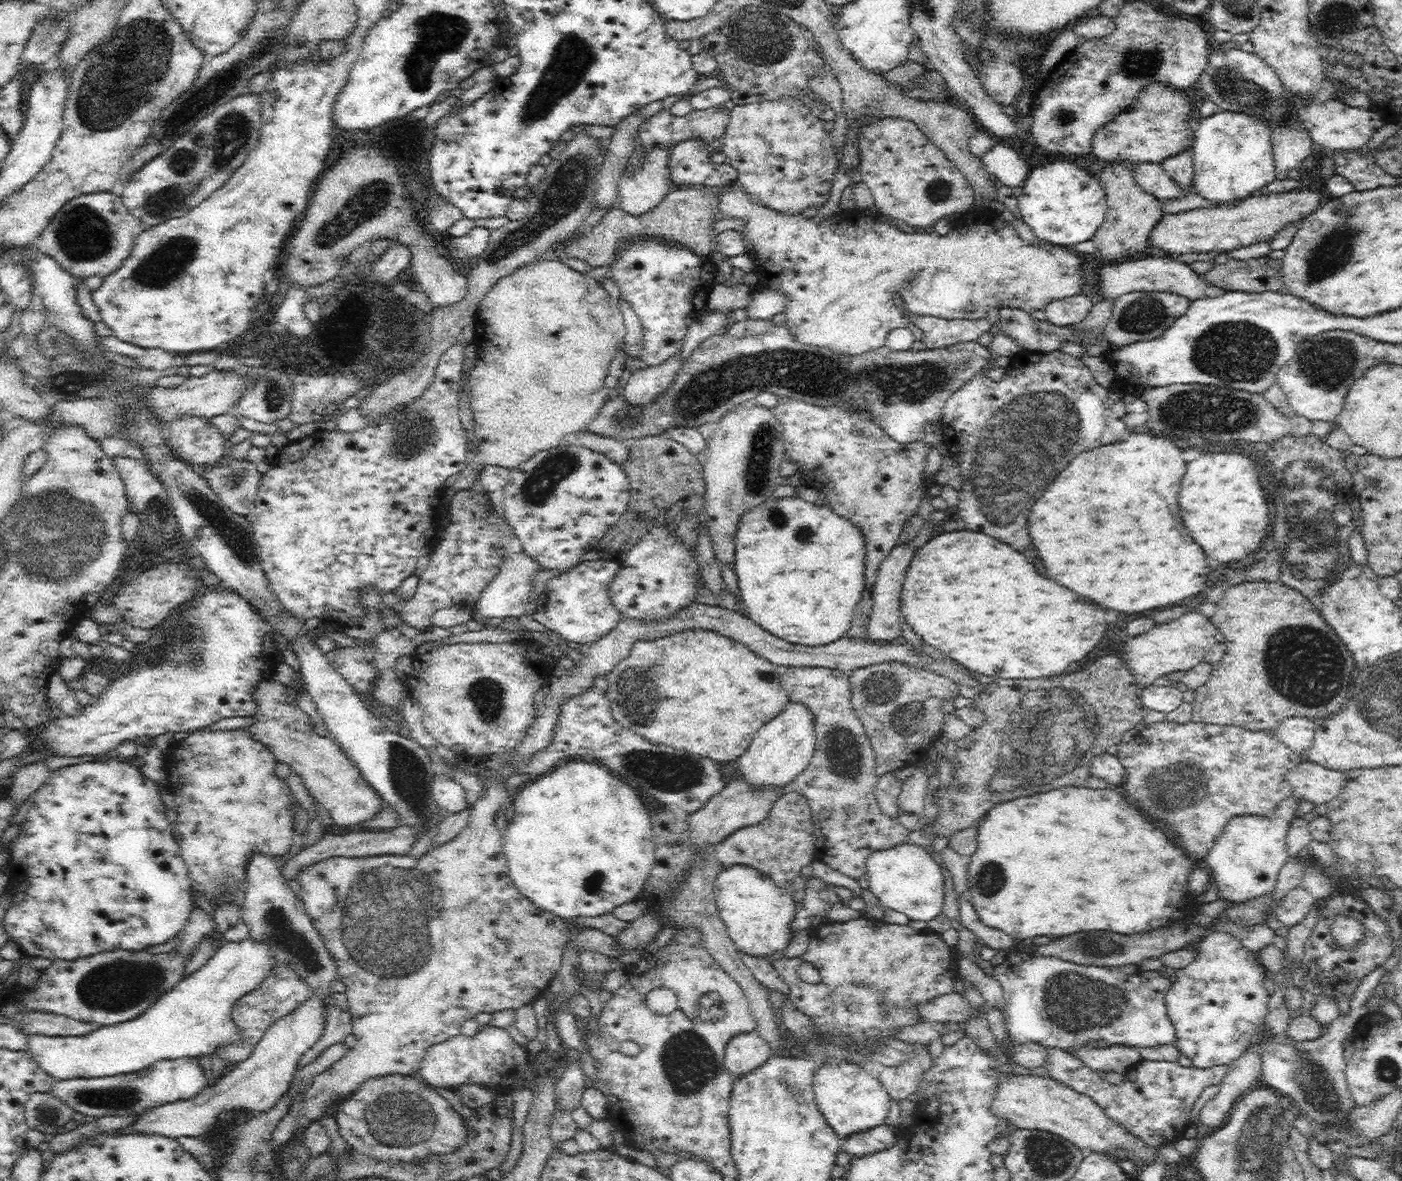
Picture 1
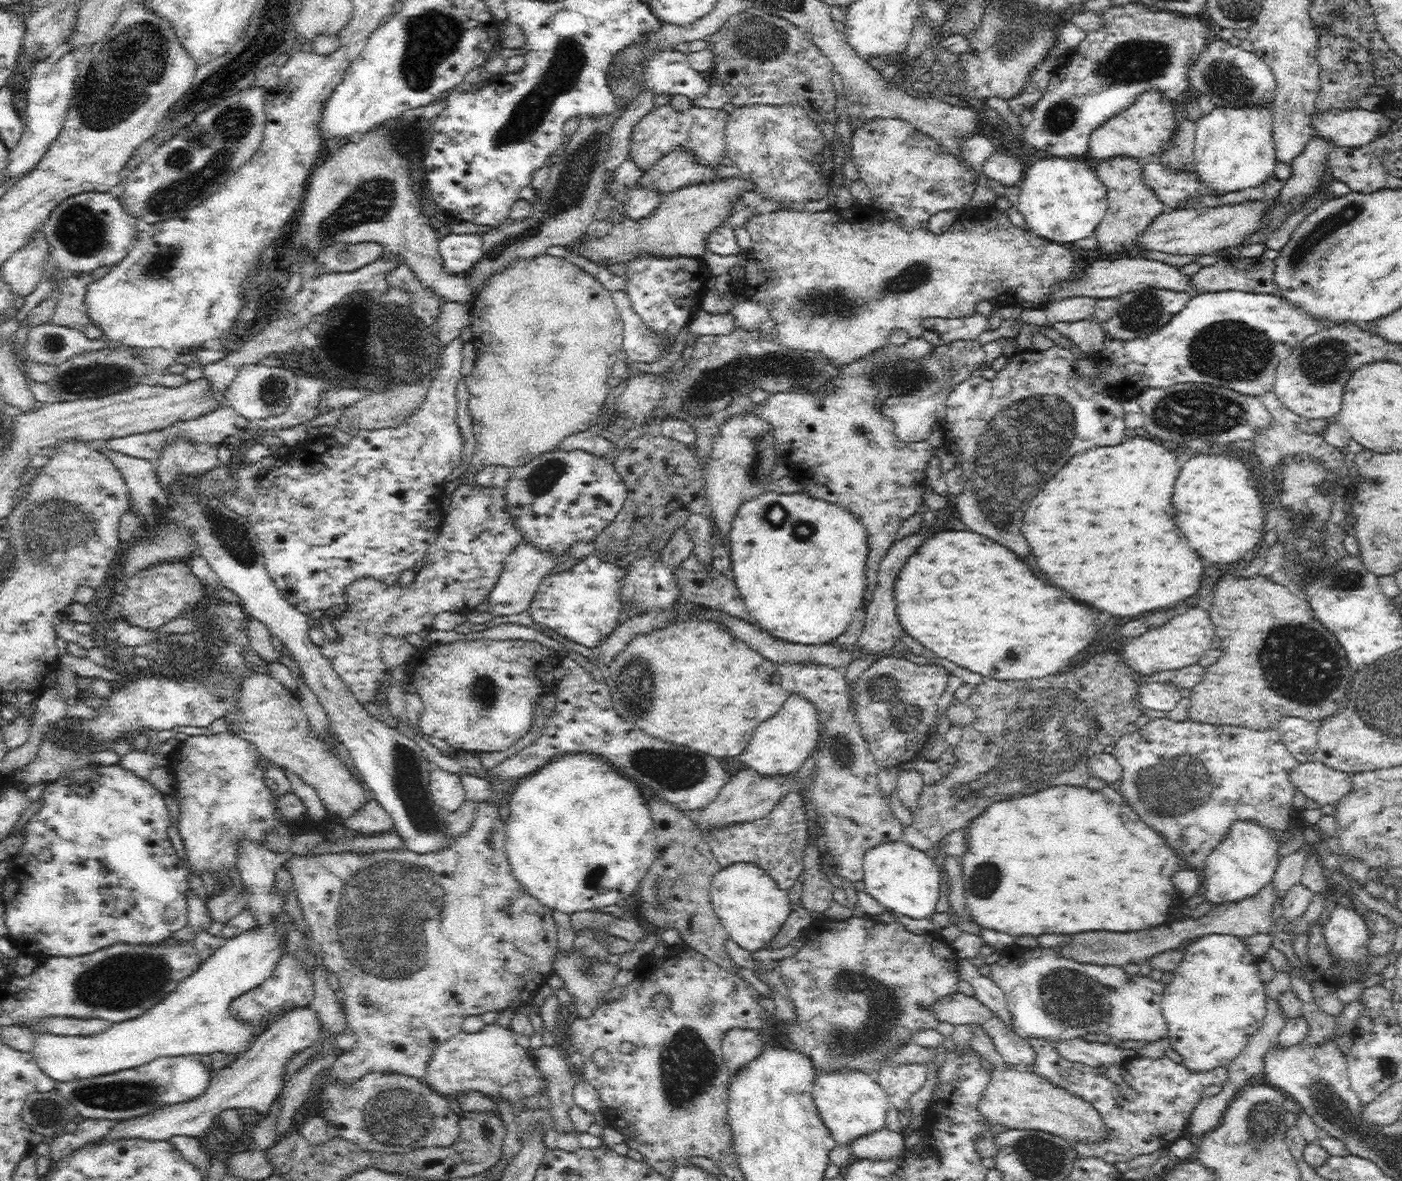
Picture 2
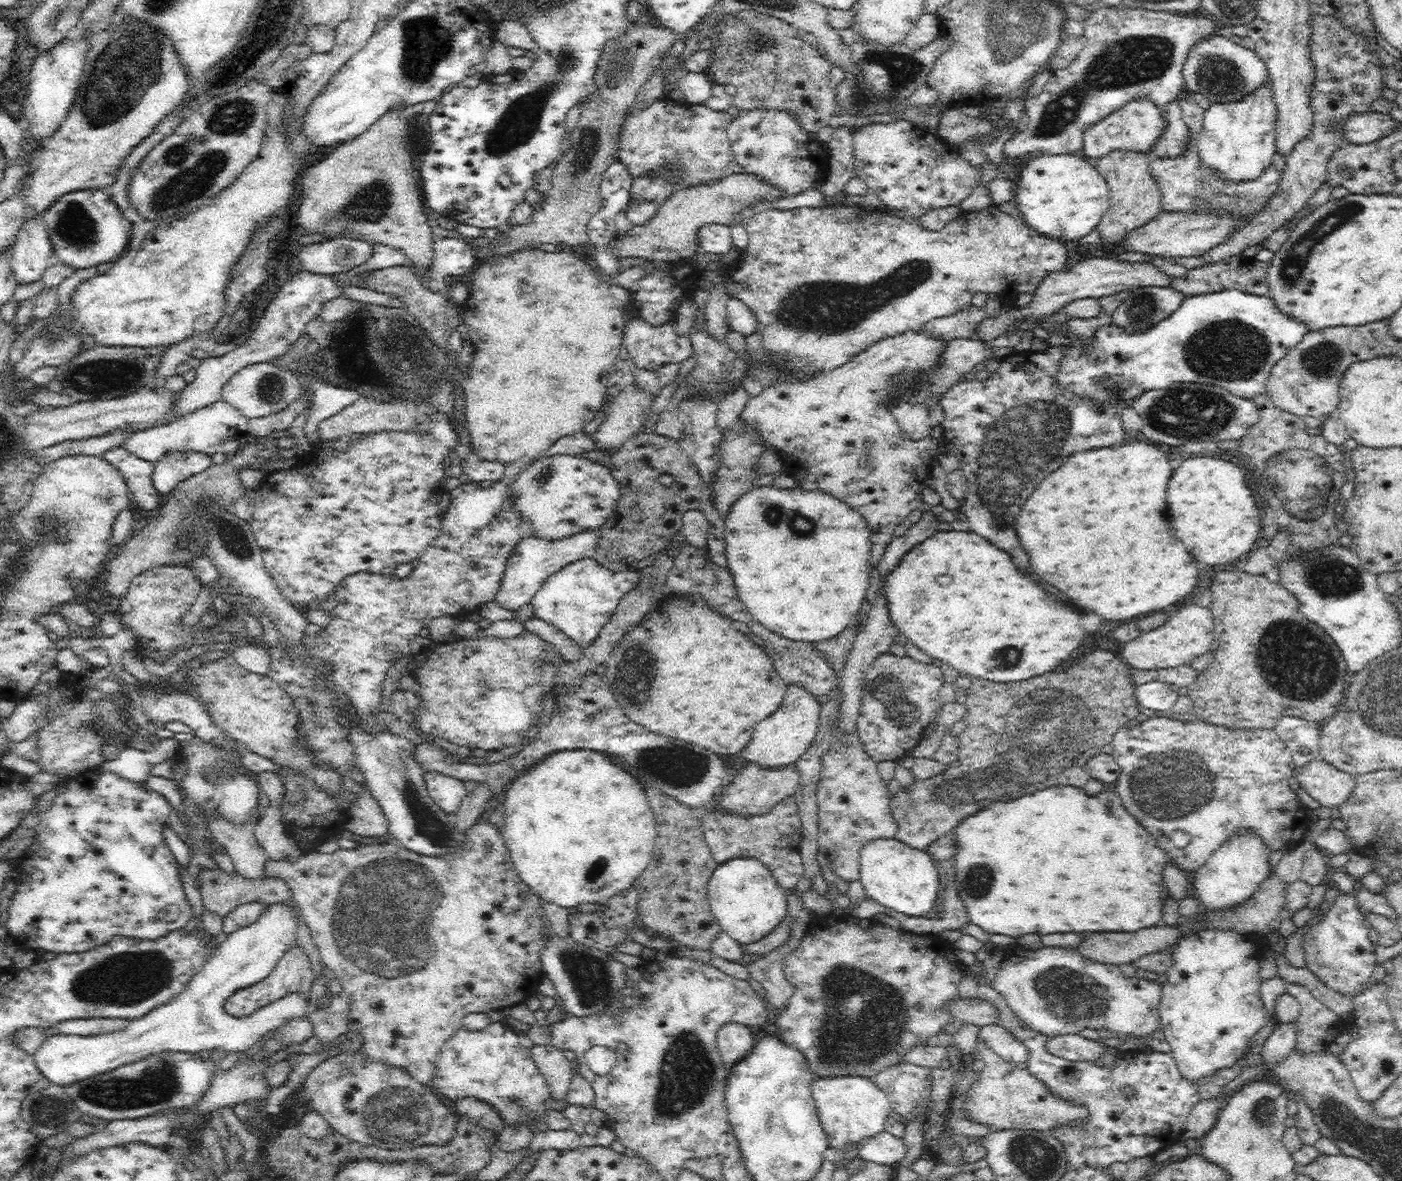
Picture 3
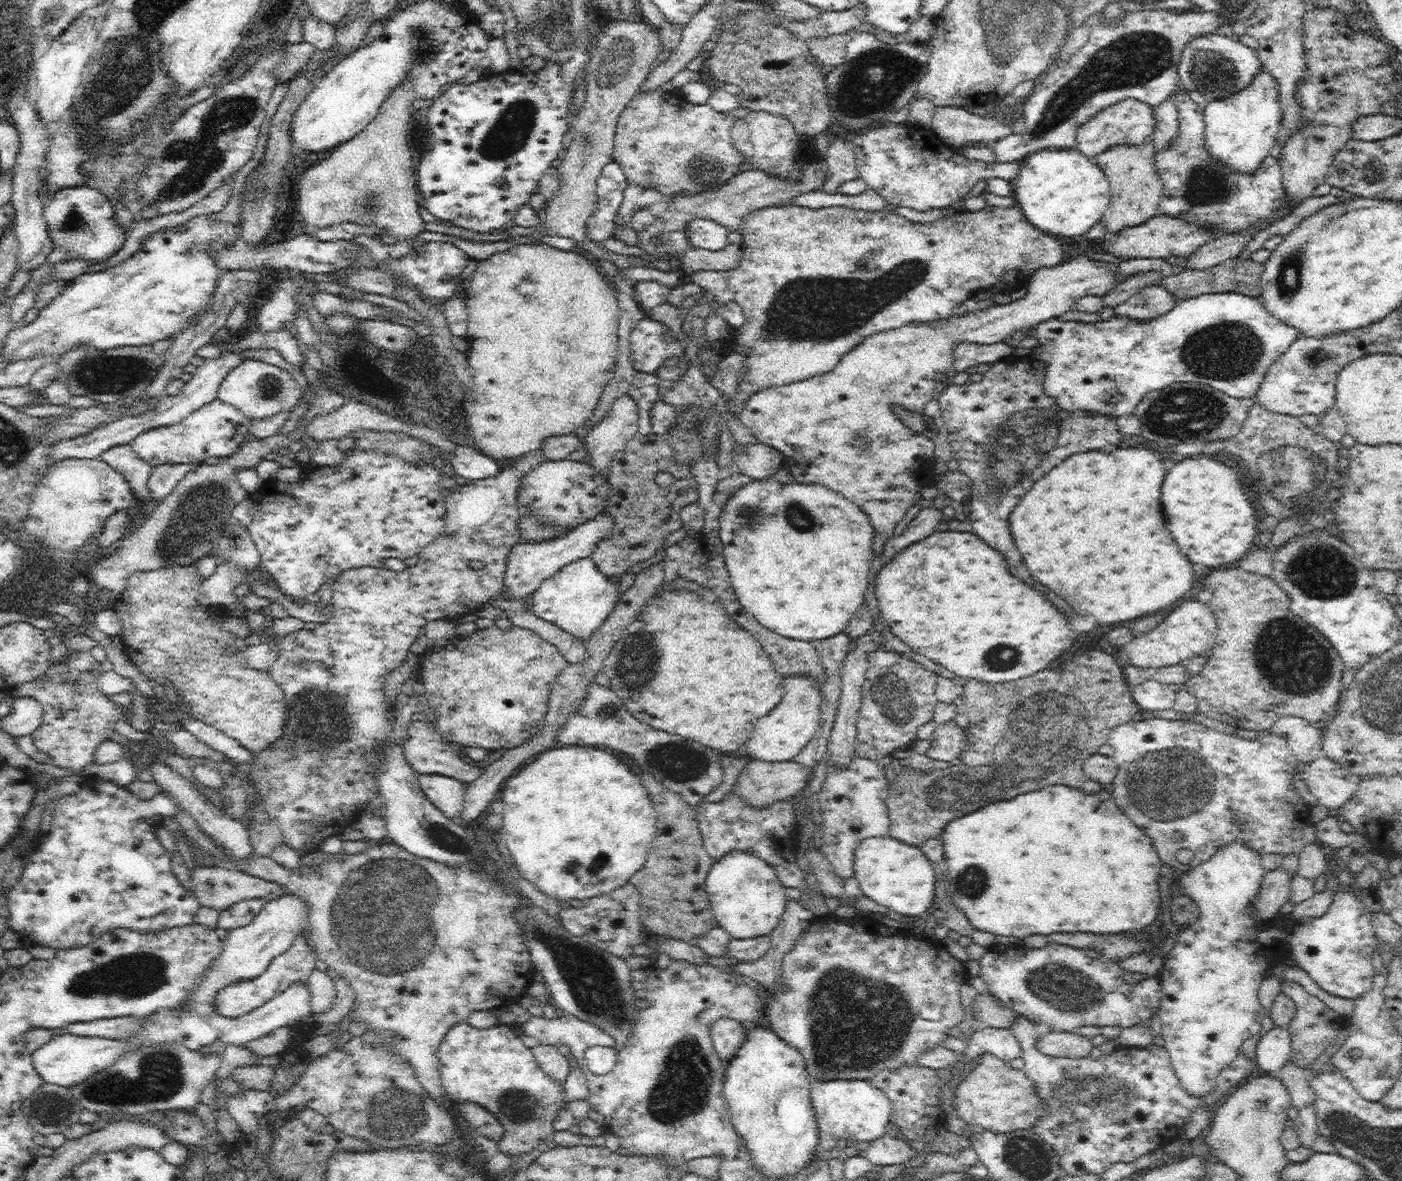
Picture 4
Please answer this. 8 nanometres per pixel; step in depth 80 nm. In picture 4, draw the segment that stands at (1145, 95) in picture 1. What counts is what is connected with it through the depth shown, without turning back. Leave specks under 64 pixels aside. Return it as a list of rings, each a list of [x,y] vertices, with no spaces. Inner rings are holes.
[[[1128,97],[1104,106],[1102,110],[1090,116],[1086,122],[1082,122],[1076,132],[1074,132],[1074,148],[1095,159],[1097,154],[1104,152],[1106,148],[1114,144],[1120,144],[1120,142],[1142,142],[1148,134],[1153,132],[1153,126],[1154,117],[1152,117],[1150,105]]]

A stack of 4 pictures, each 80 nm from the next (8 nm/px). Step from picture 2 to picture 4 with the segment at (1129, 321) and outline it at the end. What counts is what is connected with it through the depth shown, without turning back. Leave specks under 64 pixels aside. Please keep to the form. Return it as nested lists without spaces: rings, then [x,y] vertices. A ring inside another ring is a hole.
[[[1152,285],[1133,294],[1126,302],[1116,305],[1115,314],[1131,316],[1136,320],[1154,318],[1154,316],[1170,310],[1175,302],[1174,297],[1164,287]]]

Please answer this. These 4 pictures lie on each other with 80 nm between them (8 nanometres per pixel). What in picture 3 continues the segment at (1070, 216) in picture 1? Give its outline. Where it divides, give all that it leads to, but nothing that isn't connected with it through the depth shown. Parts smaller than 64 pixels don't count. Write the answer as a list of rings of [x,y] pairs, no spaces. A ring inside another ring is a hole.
[[[1044,152],[1042,156],[1028,160],[1028,164],[1016,174],[1020,180],[1017,182],[1014,202],[1025,222],[1042,234],[1059,238],[1061,241],[1078,240],[1078,238],[1086,236],[1090,230],[1097,228],[1102,214],[1109,207],[1110,188],[1108,182],[1102,178],[1096,164],[1090,164],[1088,160],[1084,160],[1082,156],[1076,156],[1076,154],[1081,153],[1048,154]]]

